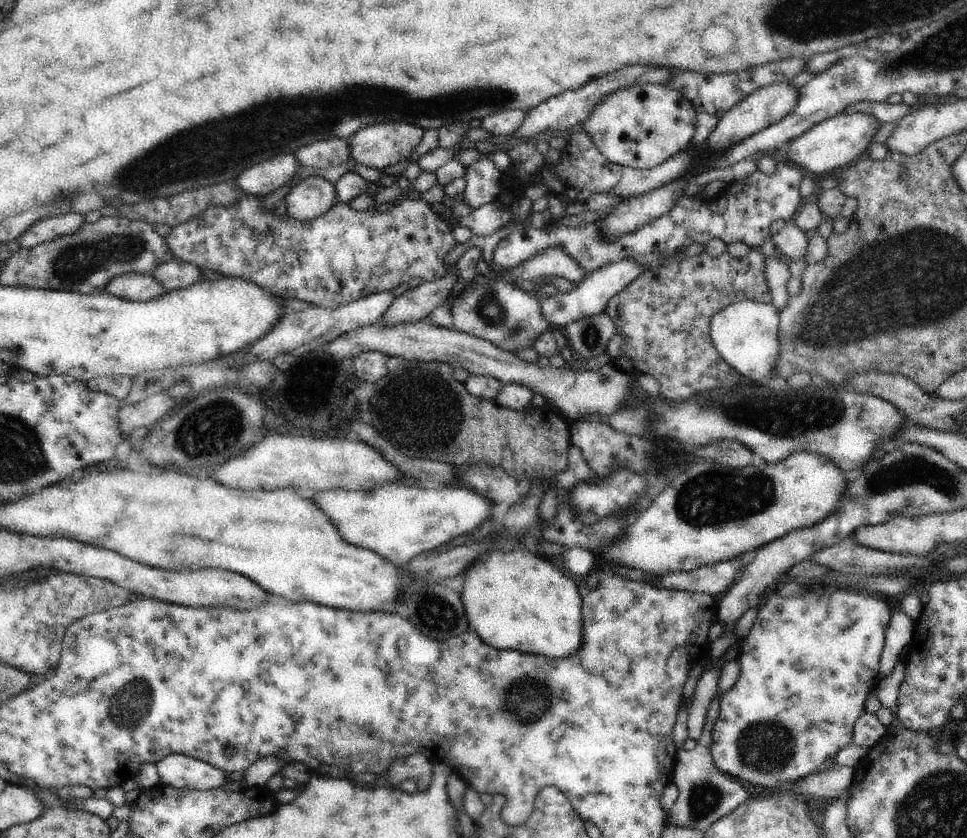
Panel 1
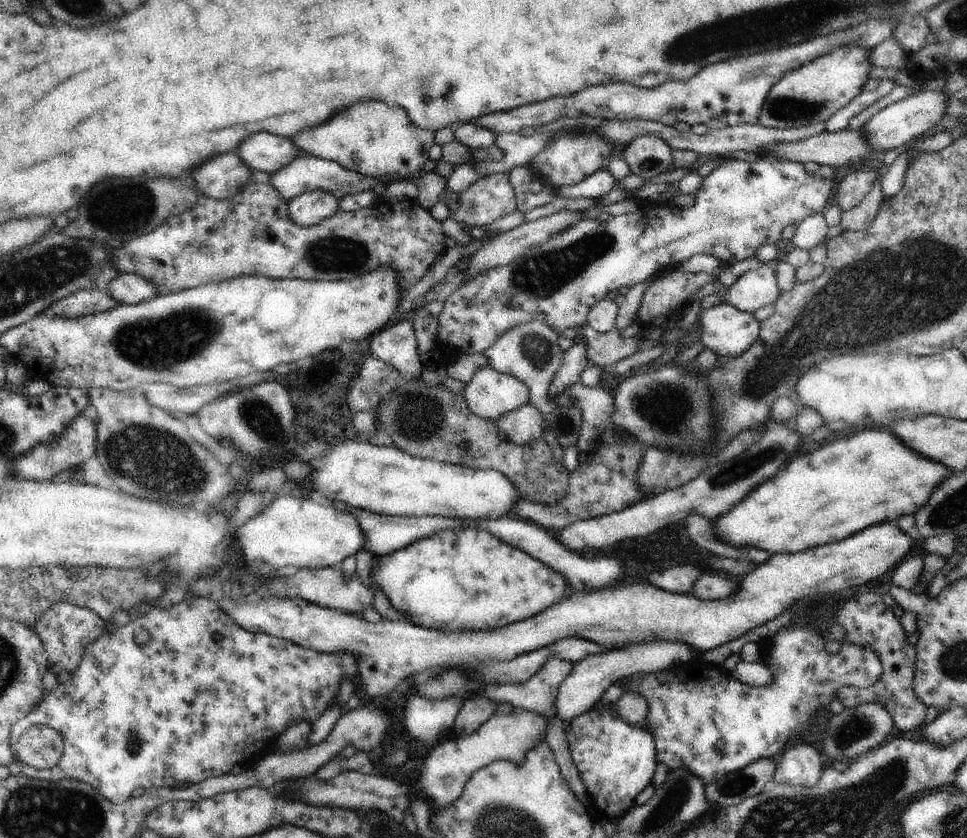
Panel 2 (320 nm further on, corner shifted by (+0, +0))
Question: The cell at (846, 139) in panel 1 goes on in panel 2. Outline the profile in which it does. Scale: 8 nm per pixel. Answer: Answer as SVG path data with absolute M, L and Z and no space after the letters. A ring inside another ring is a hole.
M921 91L884 107L861 129L865 134L865 139L873 146L877 154L884 154L887 150L898 148L910 143L910 140L922 137L924 132L938 126L940 120L947 115L948 102L949 91Z

